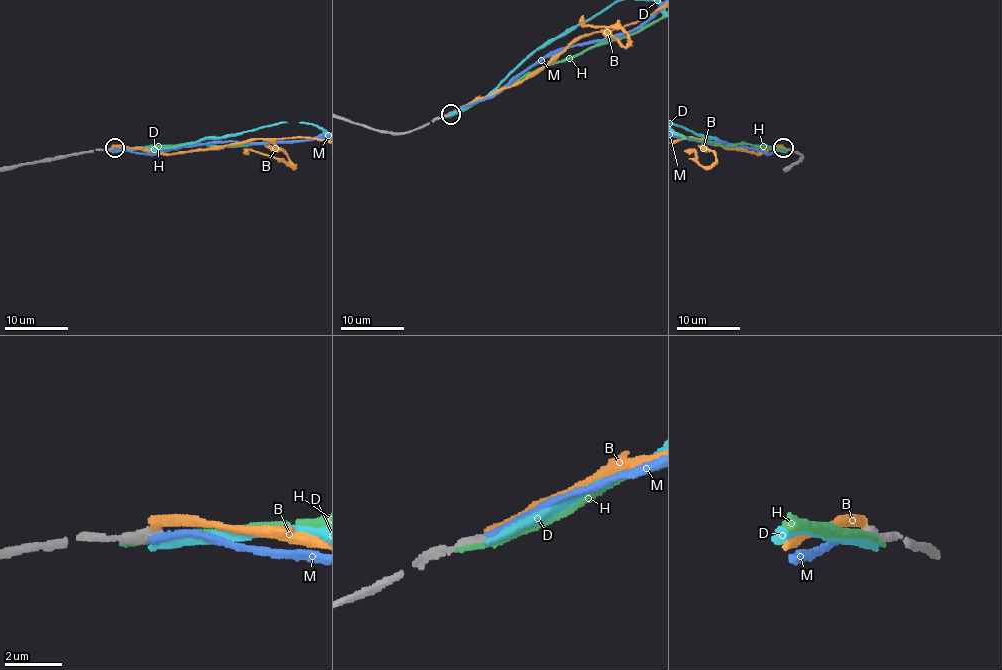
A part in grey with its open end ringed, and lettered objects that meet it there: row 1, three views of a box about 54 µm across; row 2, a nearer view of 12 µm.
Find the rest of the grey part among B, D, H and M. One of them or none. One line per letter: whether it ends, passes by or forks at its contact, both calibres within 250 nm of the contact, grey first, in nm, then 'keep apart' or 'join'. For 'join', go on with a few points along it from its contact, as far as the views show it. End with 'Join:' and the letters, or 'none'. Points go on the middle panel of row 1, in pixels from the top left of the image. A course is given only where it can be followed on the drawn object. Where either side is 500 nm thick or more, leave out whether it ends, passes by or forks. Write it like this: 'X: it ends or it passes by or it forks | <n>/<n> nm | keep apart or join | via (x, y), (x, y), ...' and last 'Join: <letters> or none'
B: it ends | 400/280 nm | keep apart
D: it ends | 400/360 nm | keep apart
H: it ends | 460/280 nm | keep apart
M: it ends | 400/260 nm | keep apart
Join: none

